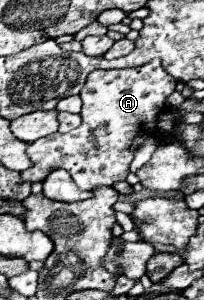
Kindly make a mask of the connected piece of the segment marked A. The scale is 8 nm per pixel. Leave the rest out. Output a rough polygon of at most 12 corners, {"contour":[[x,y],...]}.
{"contour":[[153,59],[93,71],[81,127],[31,143],[43,181],[125,181],[177,81]]}

